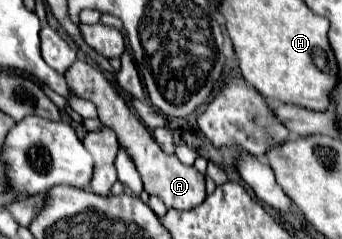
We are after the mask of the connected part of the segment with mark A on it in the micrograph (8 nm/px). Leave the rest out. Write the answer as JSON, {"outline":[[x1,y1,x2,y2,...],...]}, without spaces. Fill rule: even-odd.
{"outline":[[77,60,65,72,65,80,67,80,69,88,73,88,77,92,79,98,91,100,97,106,97,114,99,114,101,124,105,124,107,128,111,128,117,134,121,146,127,148,127,152,131,154,131,158,133,158,133,162,135,162,135,166,137,166,137,170,139,170,139,174,143,178,145,190,149,194,157,194,165,202,167,208,179,208,179,210,191,210,191,208,199,206,205,200,205,196,207,196,205,174,197,172,193,166,181,164,175,154,165,154,159,148,159,144,155,142,155,138,149,134,149,130,145,128,145,124,129,108,129,104,125,102,125,98,119,96,113,90,113,86,105,80,105,76,101,72,97,72,87,62]]}

